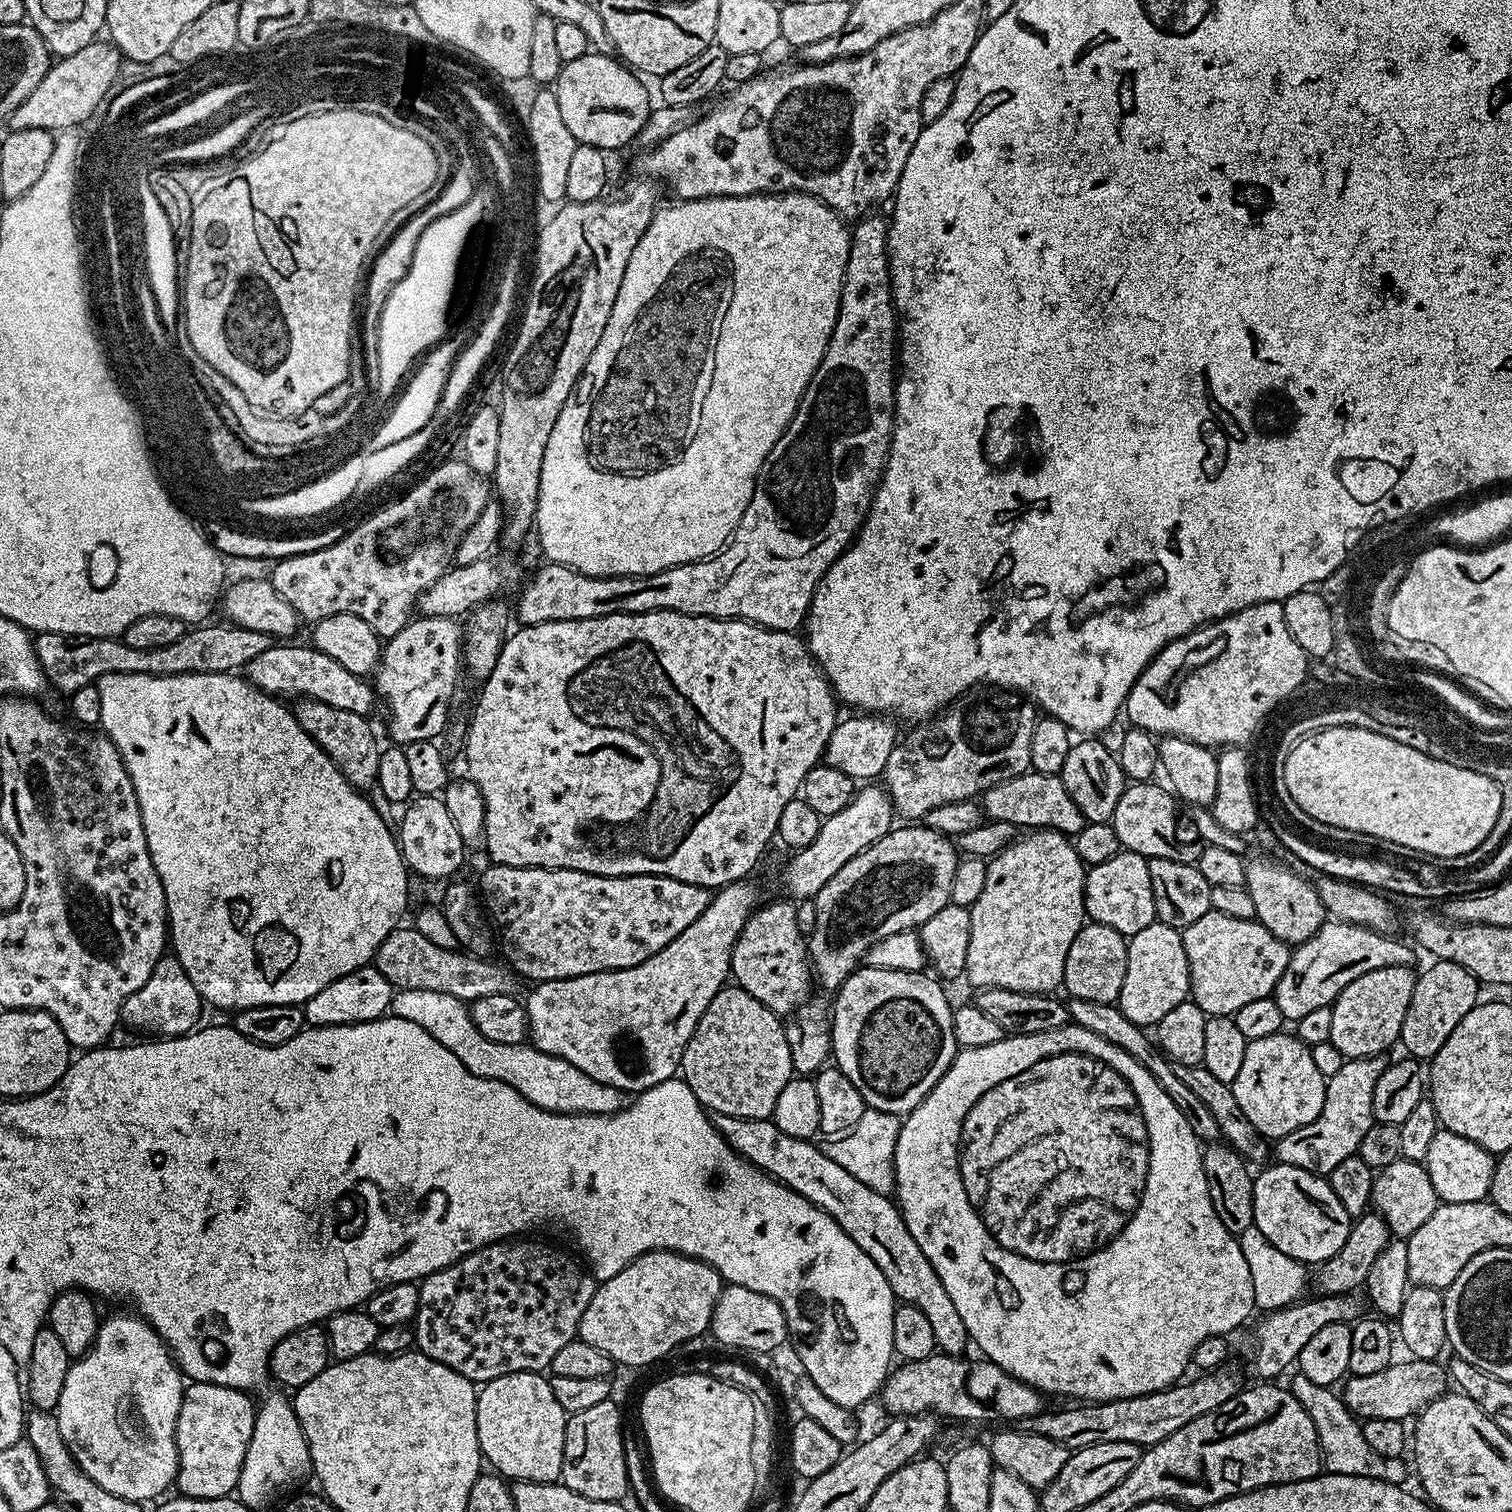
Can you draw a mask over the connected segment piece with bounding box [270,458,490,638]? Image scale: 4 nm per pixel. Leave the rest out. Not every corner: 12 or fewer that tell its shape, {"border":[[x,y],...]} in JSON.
{"border":[[449,458],[332,545],[277,559],[301,621],[413,619],[489,481]]}

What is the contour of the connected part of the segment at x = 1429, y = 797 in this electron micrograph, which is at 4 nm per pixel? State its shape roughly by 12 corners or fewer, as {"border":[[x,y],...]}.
{"border":[[1370,728],[1303,737],[1290,797],[1318,822],[1468,855],[1491,778]]}

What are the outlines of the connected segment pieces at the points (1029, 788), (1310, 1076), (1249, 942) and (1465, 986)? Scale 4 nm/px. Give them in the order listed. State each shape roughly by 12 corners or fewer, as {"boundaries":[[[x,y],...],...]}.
{"boundaries":[[[1031,770],[986,790],[989,821],[1075,838],[1086,823],[1059,776]],[[1291,1031],[1250,1040],[1232,1083],[1279,1138],[1322,1114],[1326,1078]],[[1210,911],[1183,928],[1190,999],[1232,1017],[1272,996],[1289,945]],[[1454,962],[1416,977],[1399,1043],[1431,1061],[1478,1002]]]}

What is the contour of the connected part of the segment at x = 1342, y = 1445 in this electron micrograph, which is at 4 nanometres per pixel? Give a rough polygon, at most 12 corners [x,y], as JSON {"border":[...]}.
{"border":[[1293,1376],[1290,1390],[1318,1430],[1325,1473],[1398,1485],[1409,1465],[1362,1438],[1332,1388]]}

